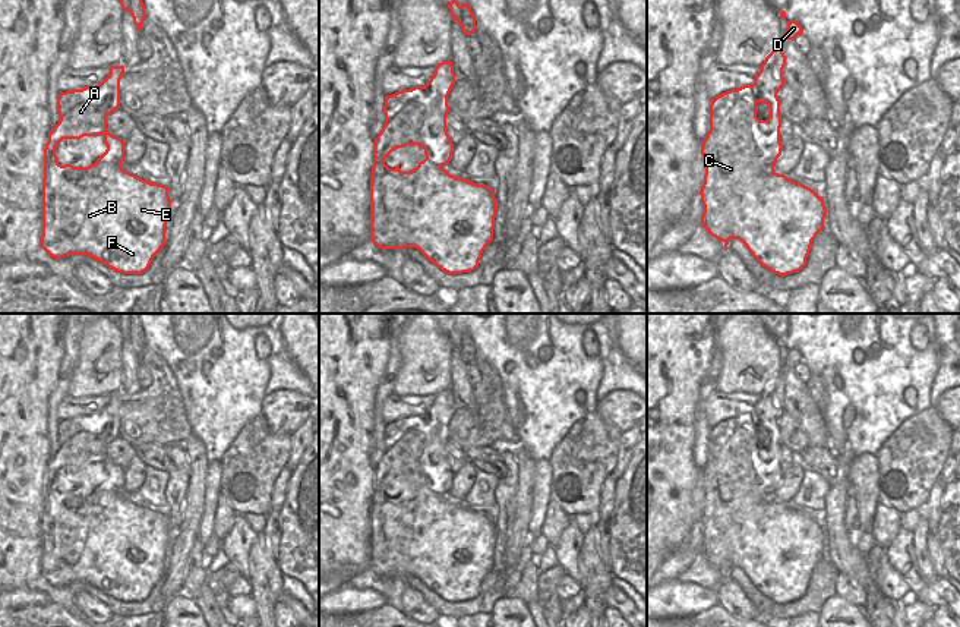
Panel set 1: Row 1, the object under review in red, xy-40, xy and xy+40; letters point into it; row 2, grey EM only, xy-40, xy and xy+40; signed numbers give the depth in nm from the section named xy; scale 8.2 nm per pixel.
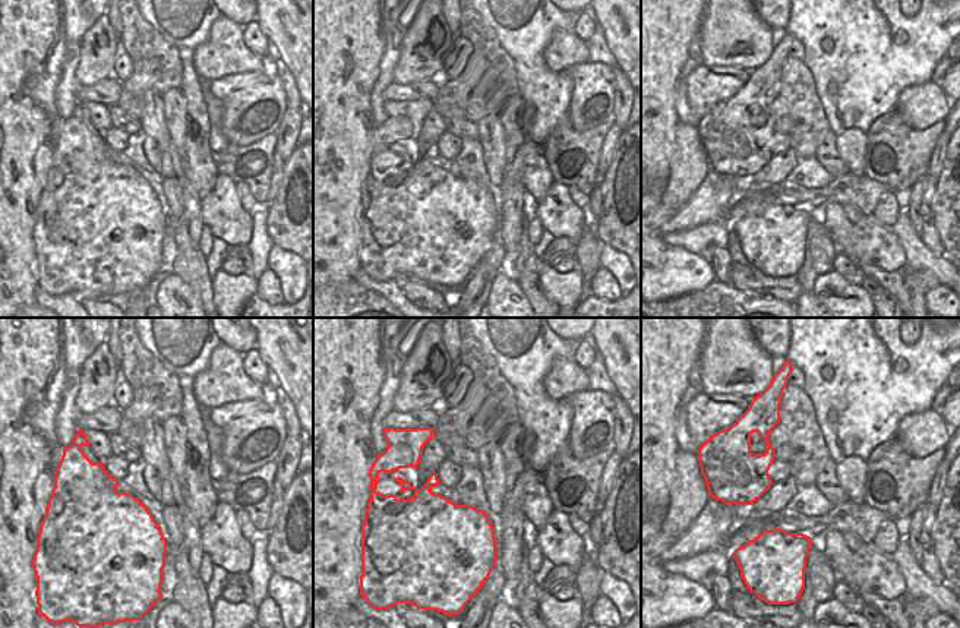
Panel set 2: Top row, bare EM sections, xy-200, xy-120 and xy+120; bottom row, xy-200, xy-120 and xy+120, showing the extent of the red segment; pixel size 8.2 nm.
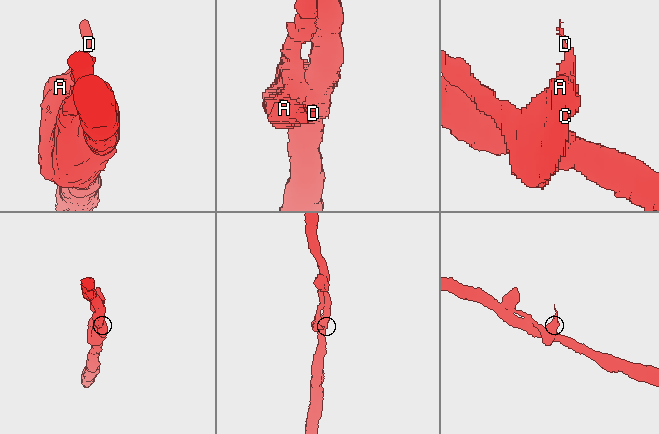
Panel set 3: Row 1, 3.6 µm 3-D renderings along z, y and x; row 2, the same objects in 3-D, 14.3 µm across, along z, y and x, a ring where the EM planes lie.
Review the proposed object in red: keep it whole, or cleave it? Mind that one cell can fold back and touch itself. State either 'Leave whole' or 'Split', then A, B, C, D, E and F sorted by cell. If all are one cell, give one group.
Leave whole. Groups: A B C D E F

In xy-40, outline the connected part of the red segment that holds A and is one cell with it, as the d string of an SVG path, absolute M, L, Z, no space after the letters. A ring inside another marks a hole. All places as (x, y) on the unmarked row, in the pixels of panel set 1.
M111 394L108 404L95 415L85 415L60 420L57 426L59 451L48 461L44 476L42 507L42 564L40 574L53 586L61 587L70 583L88 583L108 596L121 602L145 601L154 585L165 573L167 545L171 539L168 516L143 508L121 495L124 489L124 470L107 459L107 444L120 437L120 407L124 394ZM83 464L104 464L105 481L88 495L61 494L57 489L56 476L63 467L80 467Z

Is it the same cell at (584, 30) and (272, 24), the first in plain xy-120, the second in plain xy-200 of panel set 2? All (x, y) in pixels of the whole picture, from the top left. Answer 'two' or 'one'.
two

